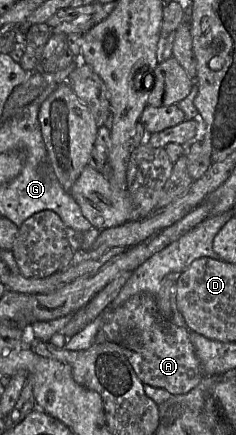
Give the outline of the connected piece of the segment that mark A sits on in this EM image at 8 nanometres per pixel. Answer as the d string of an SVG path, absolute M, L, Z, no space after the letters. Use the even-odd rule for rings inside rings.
M138 293L102 314L102 325L95 344L111 344L123 354L144 385L165 389L173 396L185 395L198 386L204 377L189 331L160 314L155 296Z

